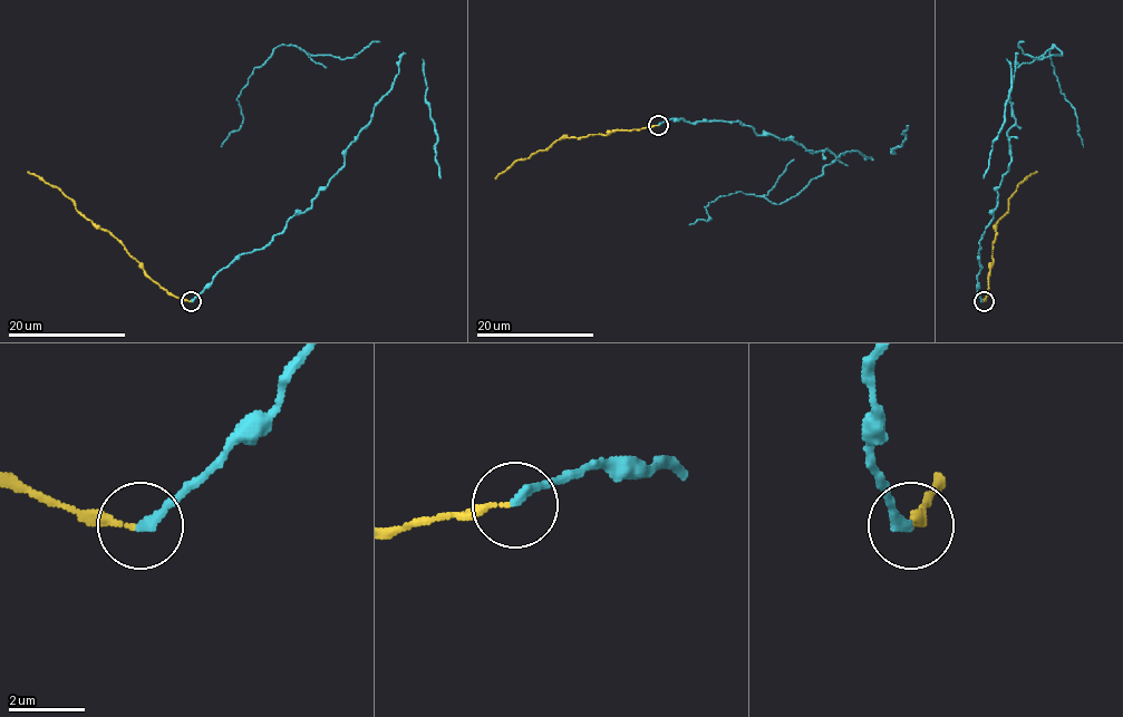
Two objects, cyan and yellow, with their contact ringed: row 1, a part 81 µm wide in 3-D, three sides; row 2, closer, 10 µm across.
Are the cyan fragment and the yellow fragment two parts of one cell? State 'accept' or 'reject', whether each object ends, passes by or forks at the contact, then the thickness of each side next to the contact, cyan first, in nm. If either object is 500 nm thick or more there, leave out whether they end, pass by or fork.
reject | cyan ends | yellow ends | 240/170 nm

